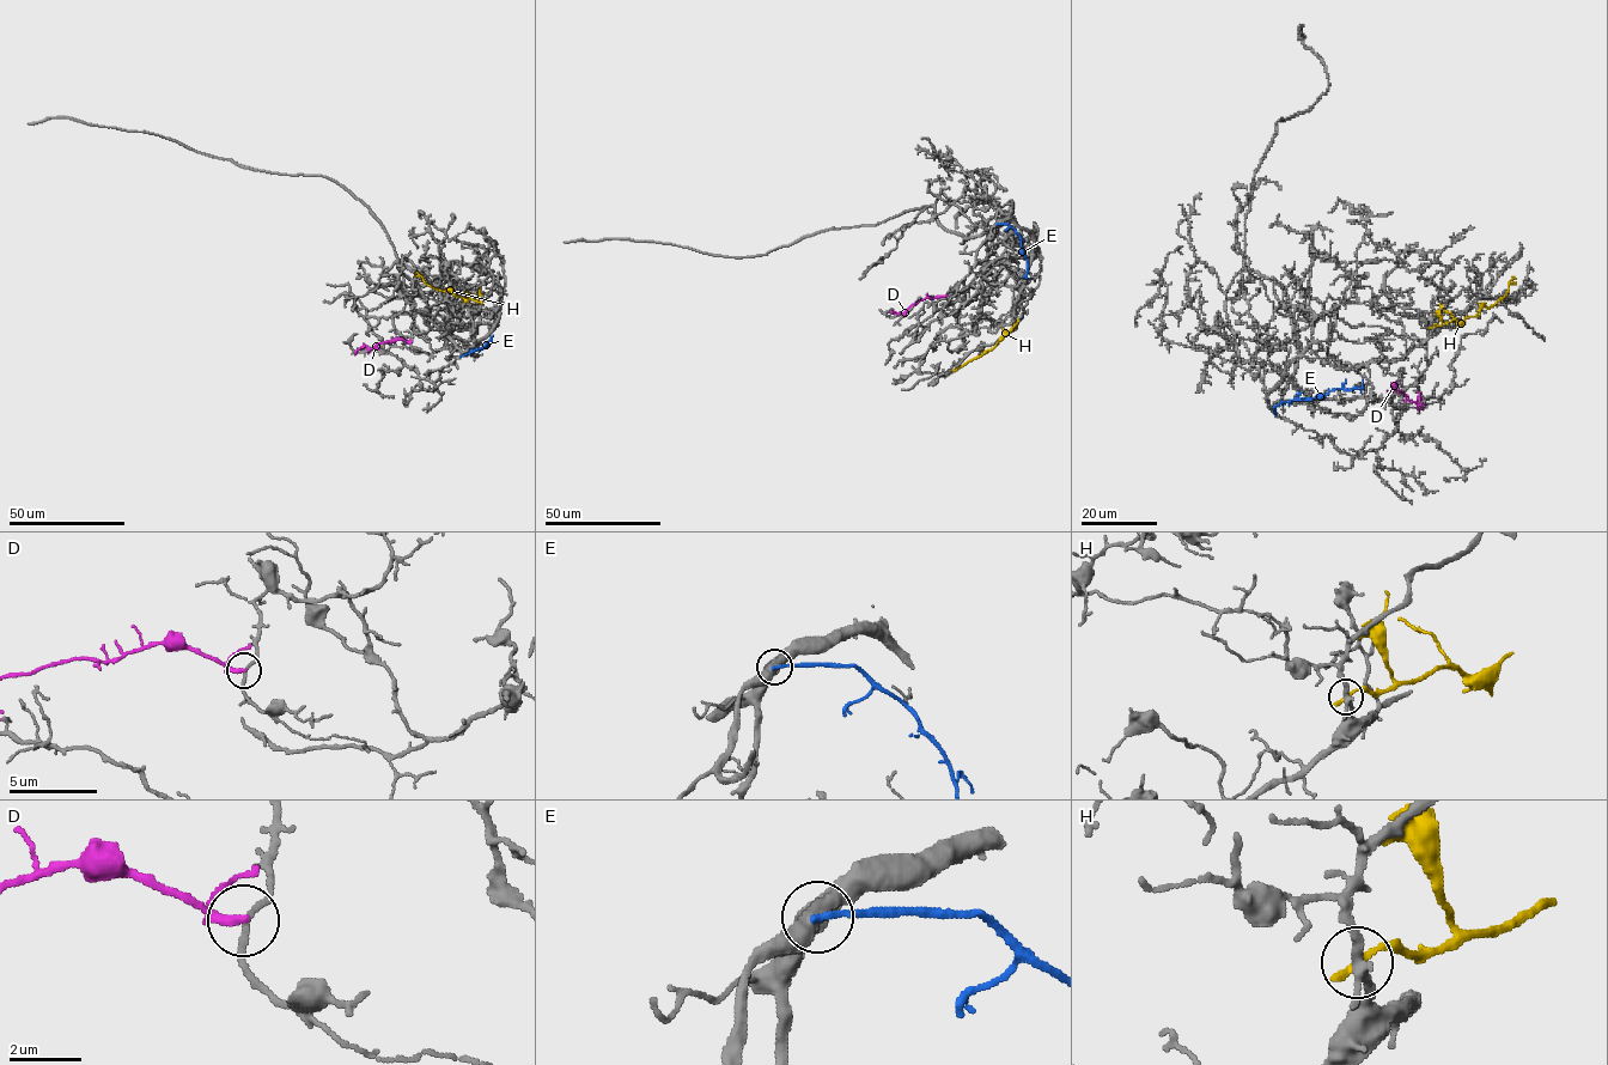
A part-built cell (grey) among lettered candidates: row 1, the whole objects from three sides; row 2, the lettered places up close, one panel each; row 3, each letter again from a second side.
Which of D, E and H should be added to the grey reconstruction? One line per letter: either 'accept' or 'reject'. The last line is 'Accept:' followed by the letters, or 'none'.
D: reject
E: reject
H: reject
Accept: none

